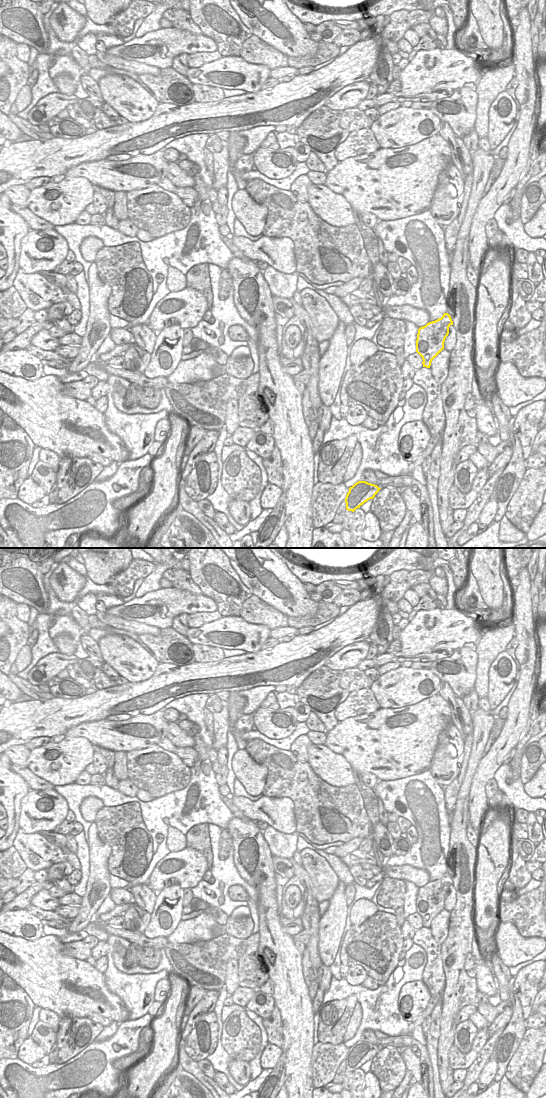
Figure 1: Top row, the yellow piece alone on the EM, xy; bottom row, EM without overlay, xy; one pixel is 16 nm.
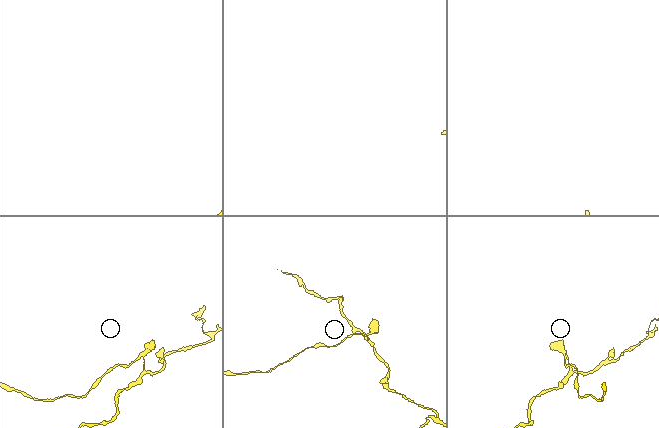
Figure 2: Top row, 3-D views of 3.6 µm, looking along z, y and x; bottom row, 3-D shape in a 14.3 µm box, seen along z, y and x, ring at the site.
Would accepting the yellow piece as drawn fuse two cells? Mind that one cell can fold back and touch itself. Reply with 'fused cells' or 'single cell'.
fused cells

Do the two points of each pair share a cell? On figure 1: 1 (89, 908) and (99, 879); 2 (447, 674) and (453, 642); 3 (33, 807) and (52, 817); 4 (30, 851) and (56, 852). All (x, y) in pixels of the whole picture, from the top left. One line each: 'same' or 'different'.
1: same
2: different
3: same
4: same

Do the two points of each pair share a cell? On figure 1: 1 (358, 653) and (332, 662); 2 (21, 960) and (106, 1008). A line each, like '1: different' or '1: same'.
1: same
2: same

